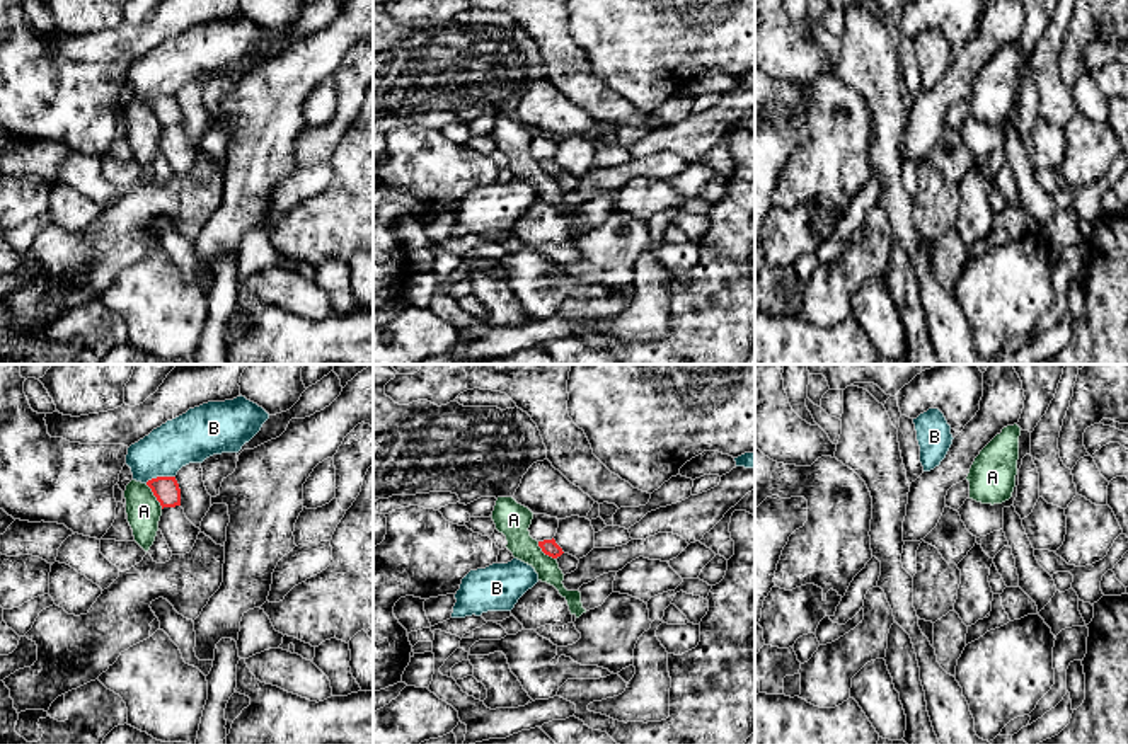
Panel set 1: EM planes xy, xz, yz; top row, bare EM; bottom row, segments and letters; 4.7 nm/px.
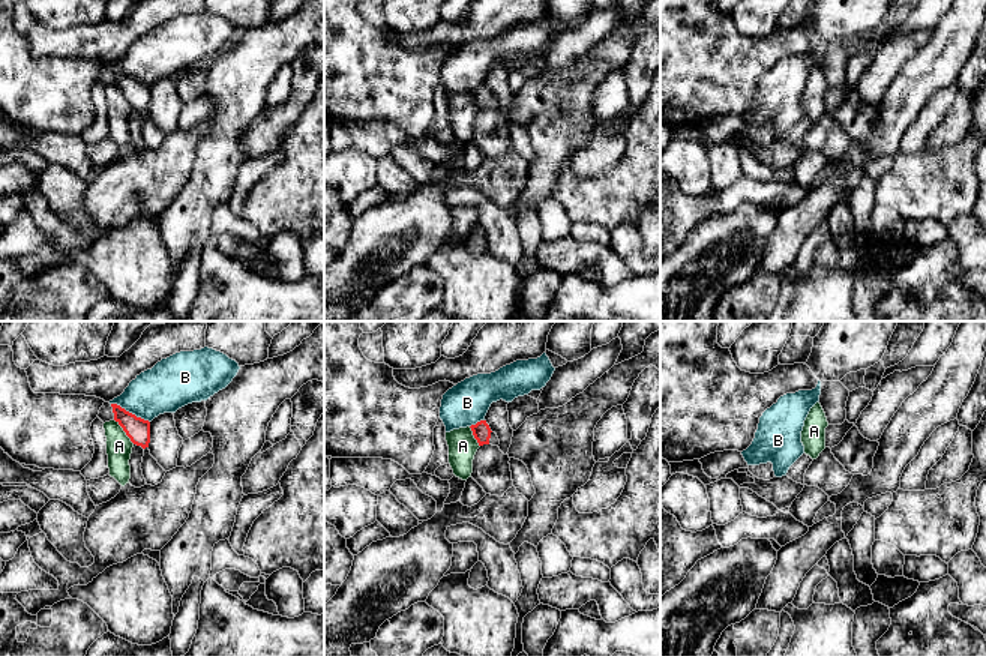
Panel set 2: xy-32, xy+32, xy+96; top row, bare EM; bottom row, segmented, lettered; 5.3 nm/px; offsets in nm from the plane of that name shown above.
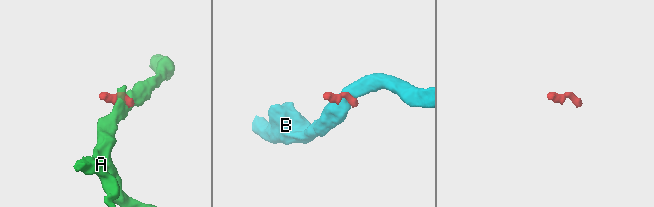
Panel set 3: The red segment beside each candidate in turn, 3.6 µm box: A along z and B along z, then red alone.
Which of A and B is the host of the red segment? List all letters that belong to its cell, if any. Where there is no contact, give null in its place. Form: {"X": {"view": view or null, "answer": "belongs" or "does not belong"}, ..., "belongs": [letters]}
{"A": {"view": "xy", "answer": "does not belong"}, "B": {"view": "xy", "answer": "does not belong"}, "belongs": []}

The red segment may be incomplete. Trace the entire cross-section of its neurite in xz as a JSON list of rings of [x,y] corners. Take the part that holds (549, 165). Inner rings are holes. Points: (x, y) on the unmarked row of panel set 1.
[[[544,158],[538,160],[538,165],[542,167],[542,170],[552,177],[557,179],[559,187],[562,189],[562,192],[571,192],[578,187],[579,179],[569,172],[564,172],[562,167],[555,162],[555,158]]]

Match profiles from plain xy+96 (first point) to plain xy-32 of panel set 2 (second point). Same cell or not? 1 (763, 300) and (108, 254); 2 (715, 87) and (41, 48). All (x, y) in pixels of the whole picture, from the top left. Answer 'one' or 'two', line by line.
1: two
2: two

